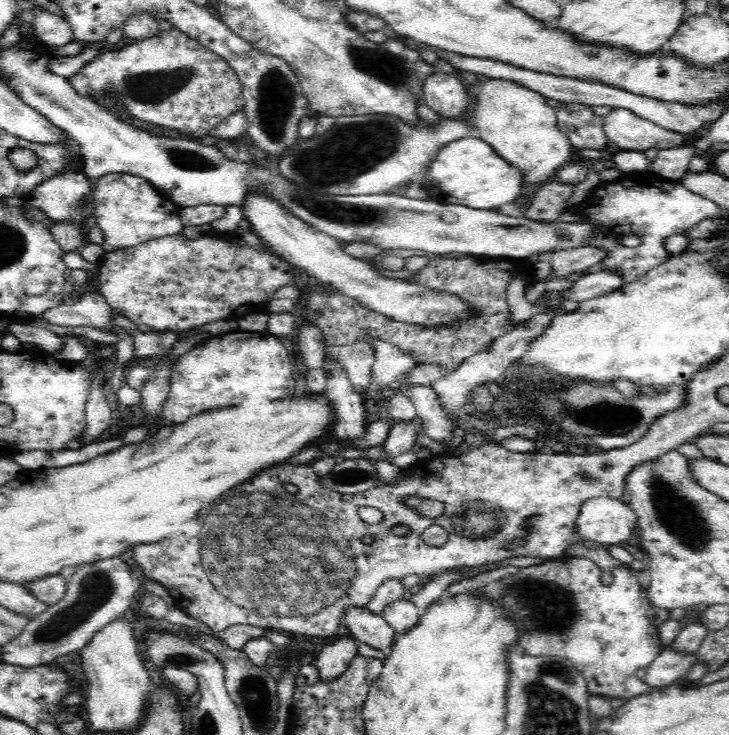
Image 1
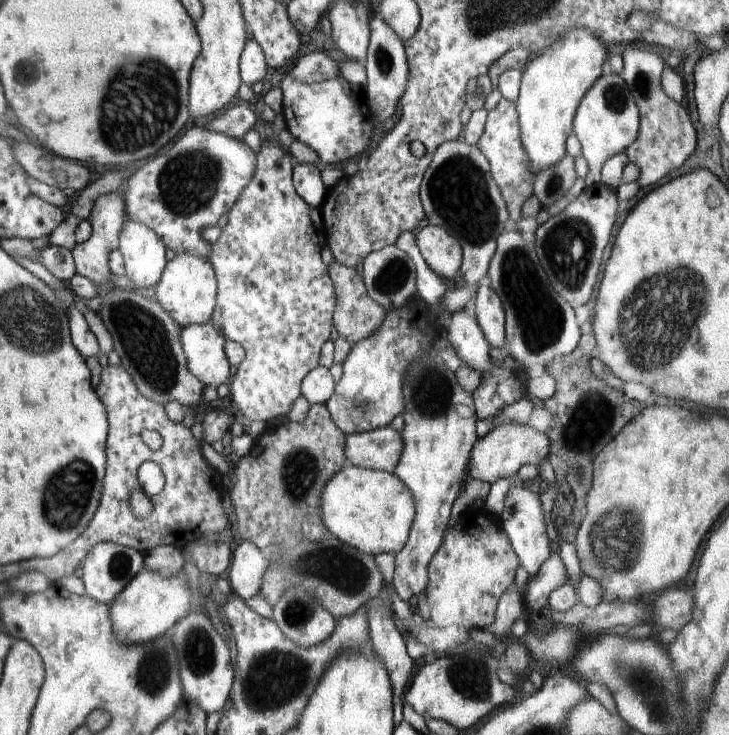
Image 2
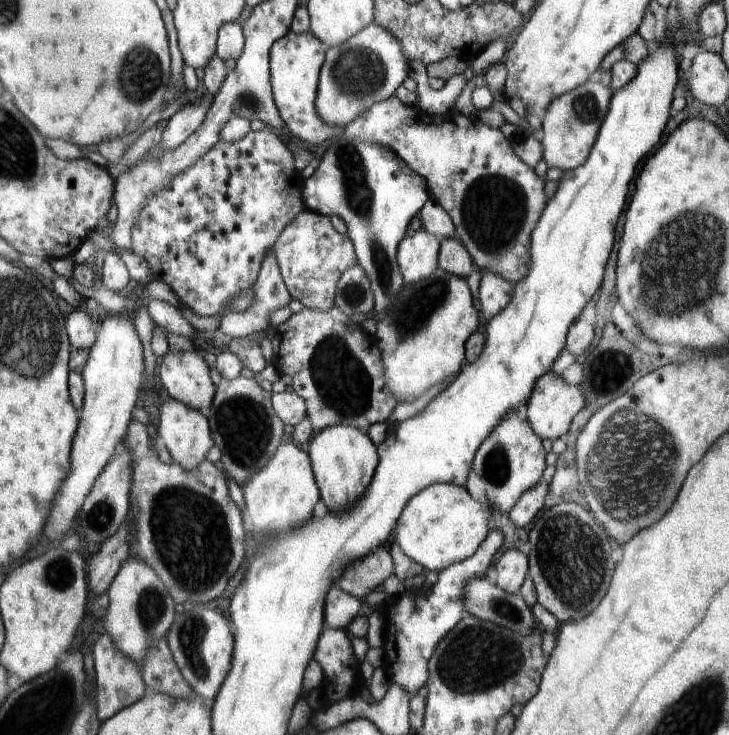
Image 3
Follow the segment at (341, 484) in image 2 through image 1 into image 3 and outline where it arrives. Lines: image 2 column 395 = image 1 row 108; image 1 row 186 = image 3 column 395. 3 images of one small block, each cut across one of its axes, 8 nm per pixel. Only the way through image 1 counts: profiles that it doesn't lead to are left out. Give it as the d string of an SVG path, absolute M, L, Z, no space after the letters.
M436 483L418 492L404 507L394 530L394 538L402 552L414 559L421 569L438 572L452 563L470 558L492 528L491 510L484 499L476 499L464 487L452 483Z

